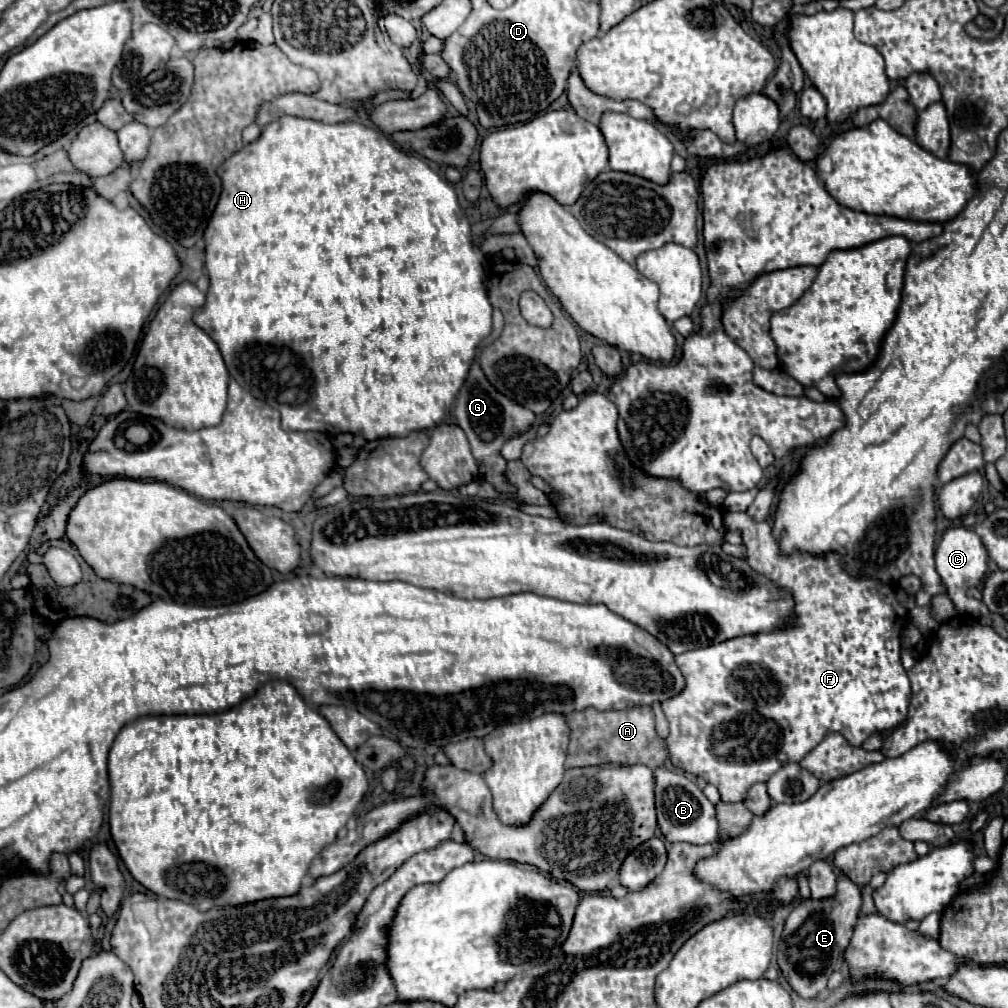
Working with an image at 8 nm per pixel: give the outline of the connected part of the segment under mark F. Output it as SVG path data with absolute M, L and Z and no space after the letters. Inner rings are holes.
M723 512L723 526L727 532L739 532L743 538L743 546L745 546L745 562L759 572L761 576L765 576L767 580L771 580L779 590L785 590L787 594L791 594L793 598L793 612L791 612L791 624L775 628L771 632L755 632L755 634L745 634L745 636L737 636L731 640L725 640L721 644L713 644L707 648L697 648L697 650L689 650L685 654L675 656L675 664L679 666L683 678L685 678L685 688L665 700L663 712L669 720L669 736L665 738L665 746L669 752L669 760L671 764L677 768L681 768L687 774L695 774L701 776L705 782L717 786L721 800L723 802L741 802L747 786L755 784L755 782L767 782L767 778L771 774L775 774L783 764L787 762L799 762L807 752L811 752L819 742L823 742L831 732L839 732L845 736L845 740L851 746L861 746L869 736L877 734L877 732L885 732L891 728L897 728L905 716L907 716L907 708L909 708L909 700L911 700L911 686L909 686L909 678L905 668L901 666L899 660L899 650L901 650L901 626L907 620L907 610L897 602L895 598L895 588L889 584L881 584L875 580L855 580L849 578L843 568L841 568L841 558L837 554L827 554L825 558L813 558L809 554L791 554L791 556L781 556L779 548L775 546L775 540L771 538L771 524L767 520L755 520L753 516L749 516L747 512Z

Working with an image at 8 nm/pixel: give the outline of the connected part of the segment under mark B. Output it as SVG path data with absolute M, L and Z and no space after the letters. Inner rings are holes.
M655 768L655 808L657 808L657 822L667 842L689 842L695 846L717 842L719 838L719 822L715 806L705 798L695 782L685 778L681 772Z

